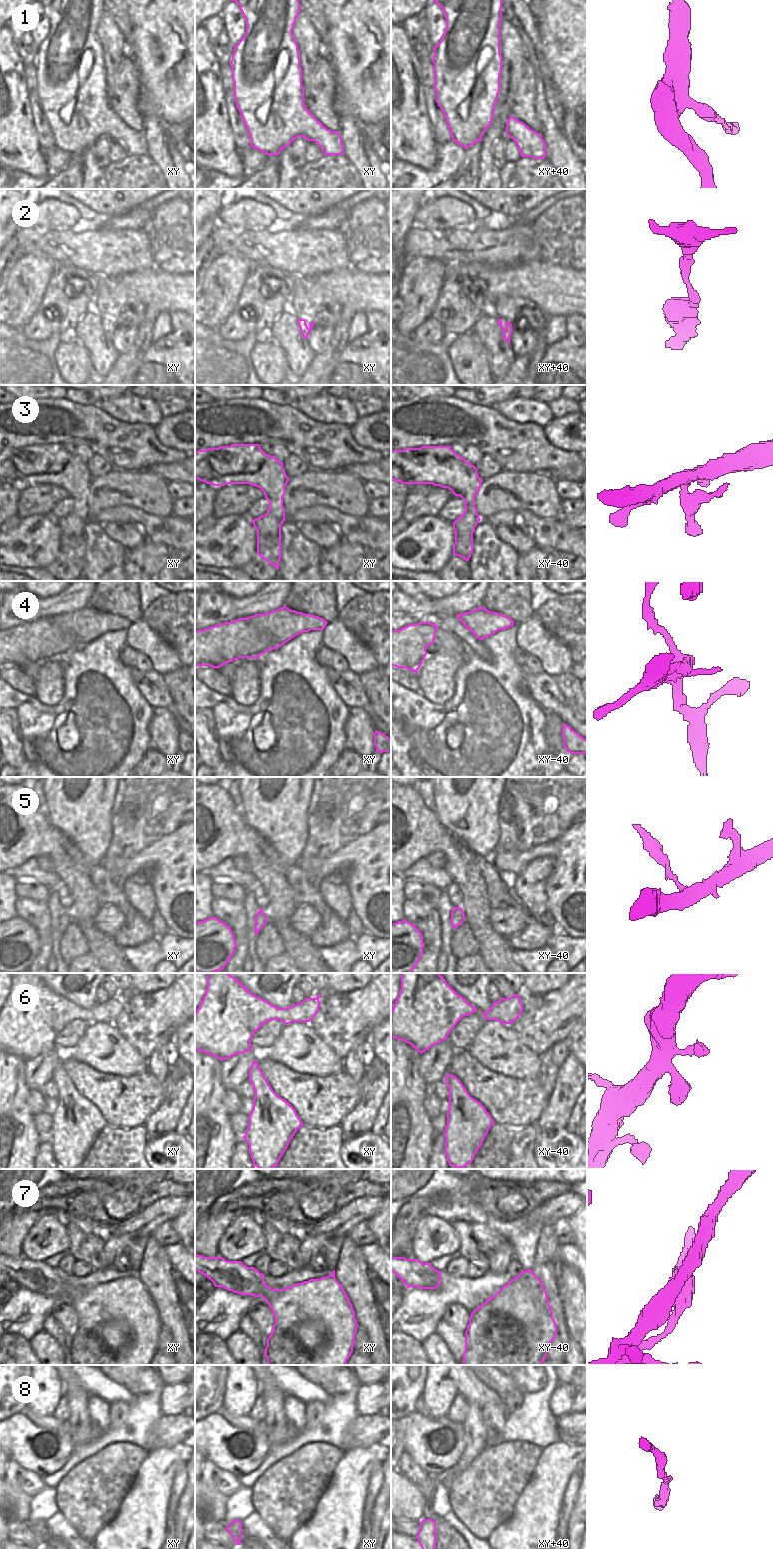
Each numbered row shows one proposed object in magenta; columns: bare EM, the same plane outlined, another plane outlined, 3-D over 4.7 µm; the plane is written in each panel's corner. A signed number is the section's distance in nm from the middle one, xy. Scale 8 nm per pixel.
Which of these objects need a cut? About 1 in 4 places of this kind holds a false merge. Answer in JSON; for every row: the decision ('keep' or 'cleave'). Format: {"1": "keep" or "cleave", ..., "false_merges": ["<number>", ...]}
{"1": "cleave", "2": "keep", "3": "keep", "4": "cleave", "5": "cleave", "6": "keep", "7": "cleave", "8": "keep", "false_merges": ["1", "4", "5", "7"]}

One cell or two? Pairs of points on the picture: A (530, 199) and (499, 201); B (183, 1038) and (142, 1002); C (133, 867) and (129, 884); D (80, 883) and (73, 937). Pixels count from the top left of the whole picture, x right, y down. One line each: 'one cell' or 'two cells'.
A: one cell
B: two cells
C: two cells
D: two cells

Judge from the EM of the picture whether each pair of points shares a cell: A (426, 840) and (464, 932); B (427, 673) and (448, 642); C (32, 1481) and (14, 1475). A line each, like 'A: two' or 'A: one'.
A: two
B: one
C: one

